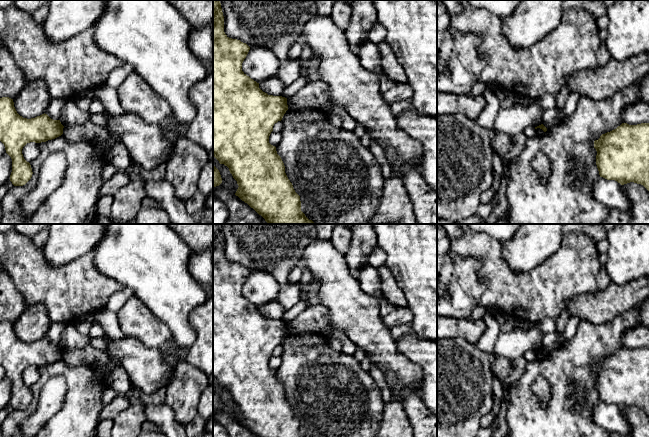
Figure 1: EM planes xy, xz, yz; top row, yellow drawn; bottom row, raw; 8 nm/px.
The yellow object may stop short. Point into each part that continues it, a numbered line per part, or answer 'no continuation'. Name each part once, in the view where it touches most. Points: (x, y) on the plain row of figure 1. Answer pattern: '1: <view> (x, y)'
no continuation

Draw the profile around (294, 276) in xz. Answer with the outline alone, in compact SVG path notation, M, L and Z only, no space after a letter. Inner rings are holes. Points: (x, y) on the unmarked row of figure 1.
M300 266L293 267L287 275L287 281L291 283L299 283L301 277L302 277L302 268Z

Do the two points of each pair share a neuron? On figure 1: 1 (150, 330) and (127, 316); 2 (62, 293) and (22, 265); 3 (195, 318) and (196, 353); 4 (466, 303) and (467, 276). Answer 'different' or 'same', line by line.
1: same
2: same
3: same
4: same

